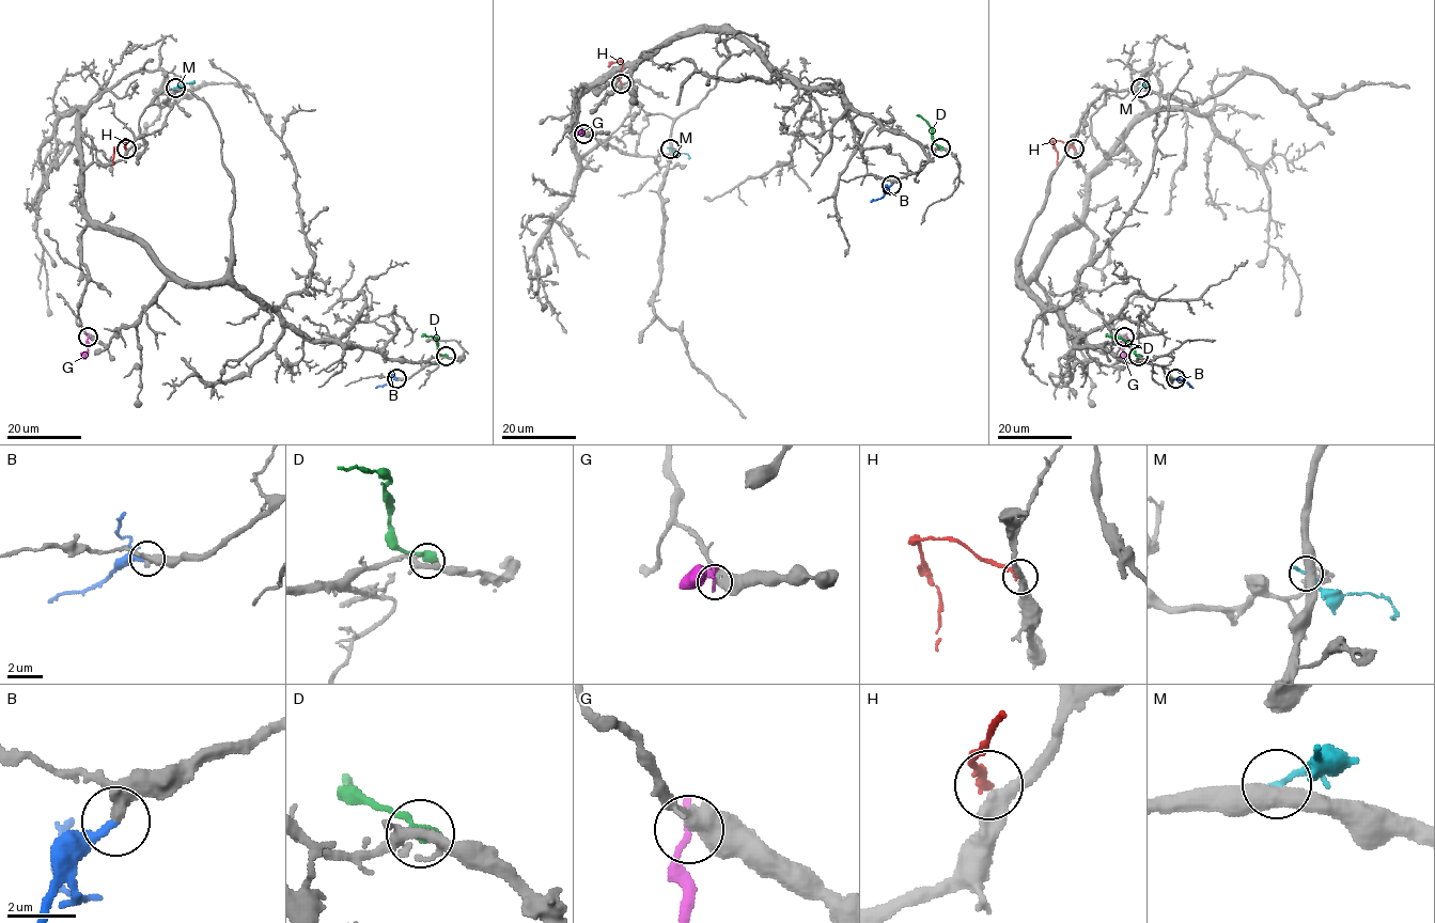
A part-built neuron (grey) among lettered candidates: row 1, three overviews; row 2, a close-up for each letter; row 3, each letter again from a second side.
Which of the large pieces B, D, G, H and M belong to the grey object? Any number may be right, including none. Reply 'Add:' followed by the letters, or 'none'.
Add: B

